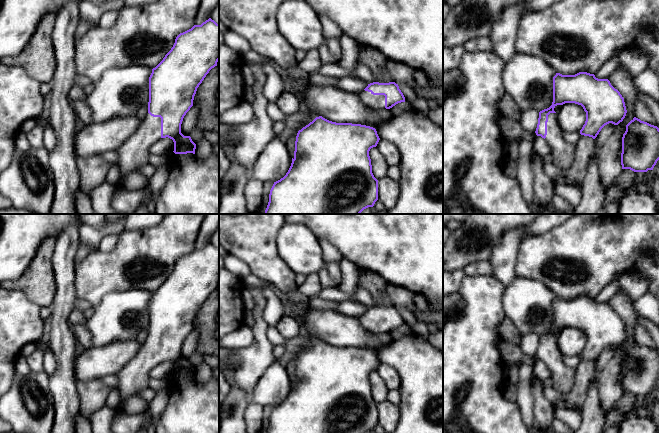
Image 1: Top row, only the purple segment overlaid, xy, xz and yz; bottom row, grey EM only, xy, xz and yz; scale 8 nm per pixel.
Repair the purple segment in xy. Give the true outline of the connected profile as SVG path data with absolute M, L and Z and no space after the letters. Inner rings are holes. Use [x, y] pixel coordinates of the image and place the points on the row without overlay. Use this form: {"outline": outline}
{"outline": "M209 242L201 249L180 257L171 274L163 284L152 293L149 301L148 337L142 347L118 373L117 390L121 402L126 398L138 395L149 388L150 371L161 362L170 362L174 366L175 378L195 378L196 368L190 360L181 357L184 340L193 330L197 312L209 295L219 285L219 248Z"}

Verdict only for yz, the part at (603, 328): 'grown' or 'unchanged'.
grown

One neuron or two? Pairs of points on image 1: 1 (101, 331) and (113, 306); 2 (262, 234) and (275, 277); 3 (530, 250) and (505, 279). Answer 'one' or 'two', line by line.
1: one
2: one
3: two

